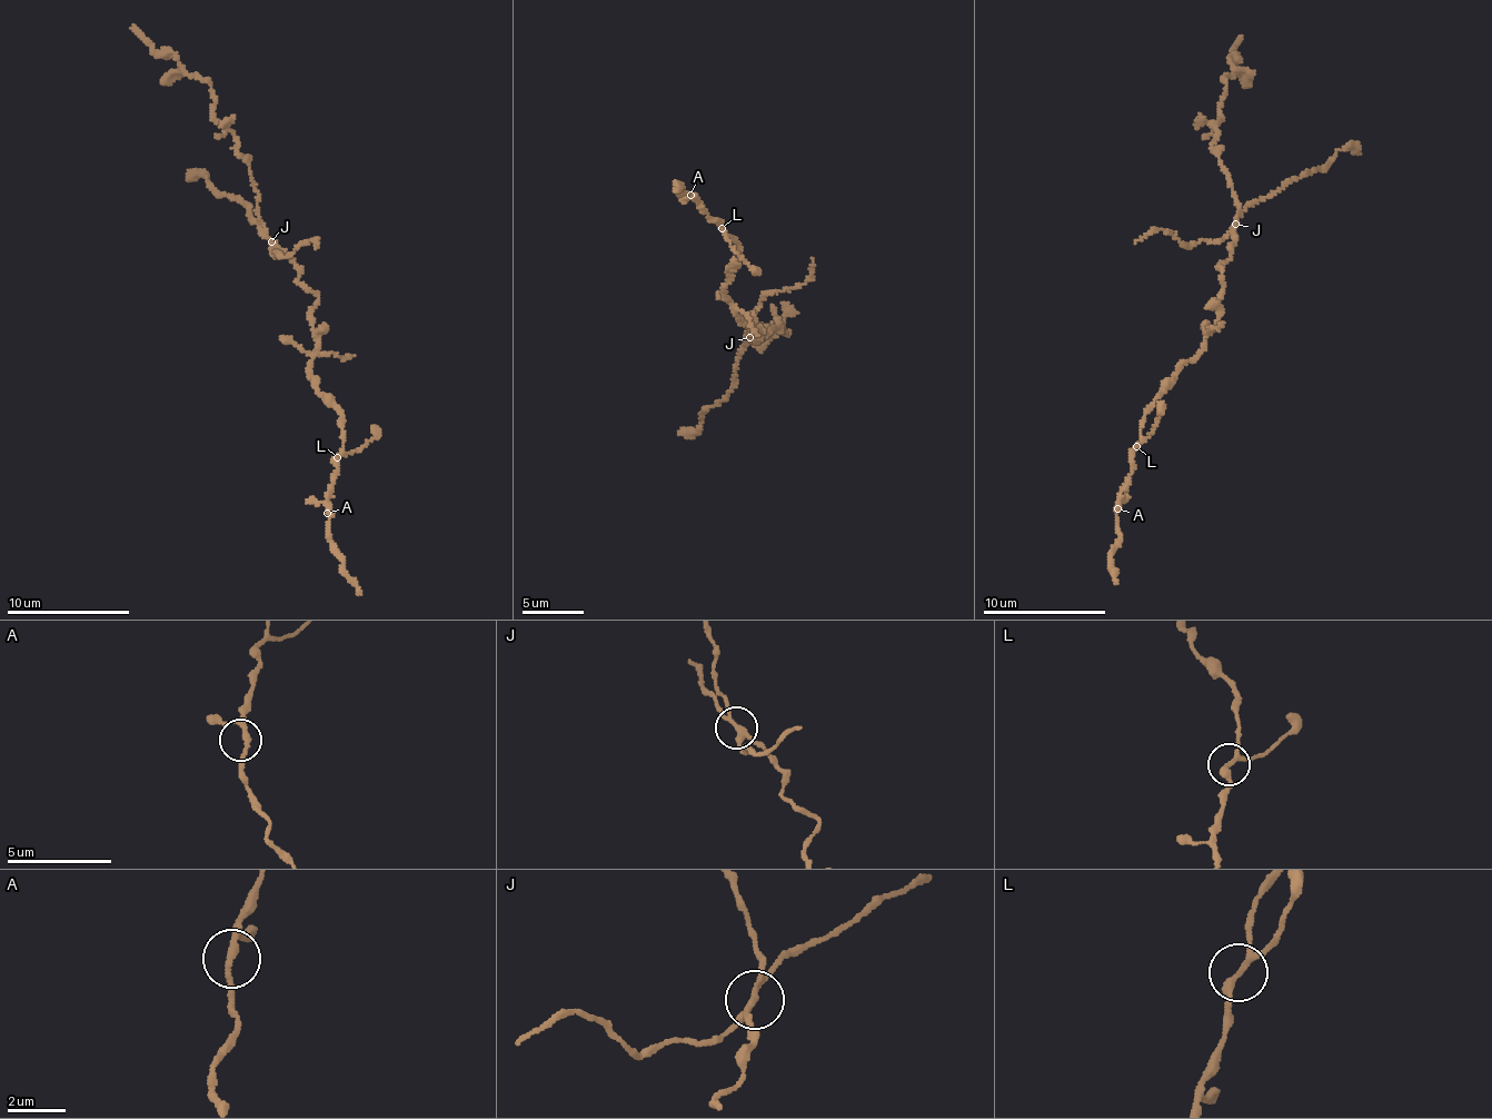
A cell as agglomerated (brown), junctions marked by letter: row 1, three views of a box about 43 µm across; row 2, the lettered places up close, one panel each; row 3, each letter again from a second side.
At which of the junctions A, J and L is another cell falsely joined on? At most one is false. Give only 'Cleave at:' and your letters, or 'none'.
Cleave at: J

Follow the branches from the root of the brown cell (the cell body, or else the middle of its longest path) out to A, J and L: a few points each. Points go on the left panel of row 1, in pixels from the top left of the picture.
A: (319, 301), (311, 310), (317, 346), (310, 372), (318, 390), (342, 418), (344, 437), (327, 513)
J: (319, 301), (300, 286), (297, 265), (270, 240)
L: (319, 301), (311, 310), (317, 346), (310, 372), (318, 390), (342, 418), (344, 452), (337, 457)

